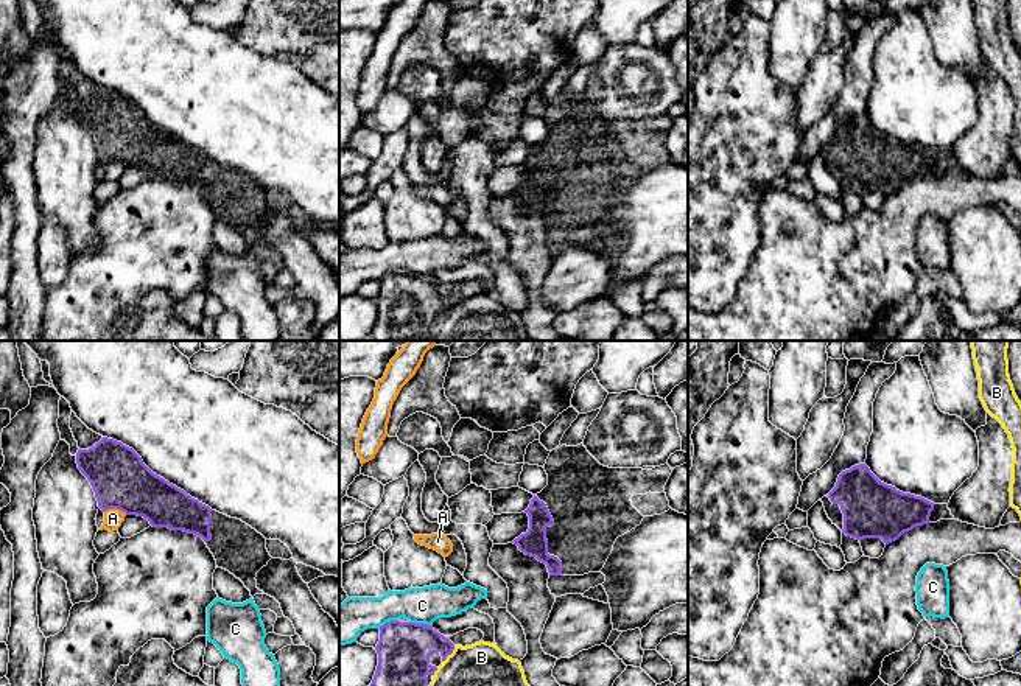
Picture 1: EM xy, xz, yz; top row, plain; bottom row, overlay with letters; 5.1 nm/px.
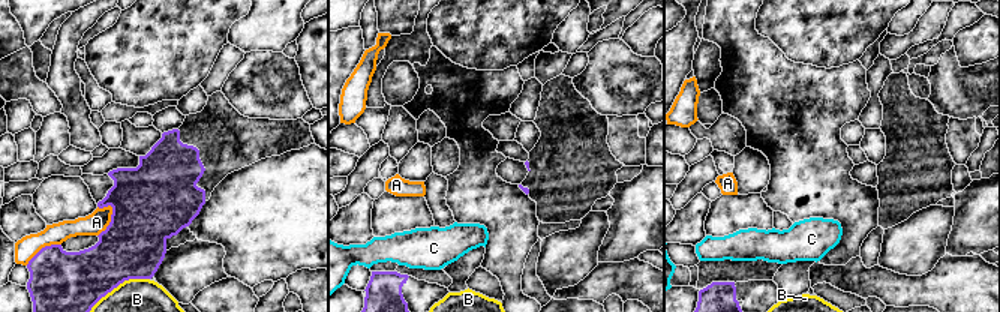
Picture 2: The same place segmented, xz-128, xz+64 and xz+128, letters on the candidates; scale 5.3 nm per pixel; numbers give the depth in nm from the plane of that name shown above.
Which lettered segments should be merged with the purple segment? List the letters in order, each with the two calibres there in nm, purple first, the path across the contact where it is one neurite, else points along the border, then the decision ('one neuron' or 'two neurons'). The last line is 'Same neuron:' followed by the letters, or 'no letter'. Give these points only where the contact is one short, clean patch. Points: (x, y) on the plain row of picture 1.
A: 300 nm thick on the purple side, 100 nm on the other; two neurons
B: 280 nm thick on the purple side, 440 nm on the other; two neurons
C: 280 nm thick on the purple side, 190 nm on the other; two neurons
Same neuron: no letter

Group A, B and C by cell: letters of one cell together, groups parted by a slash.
A / B / C

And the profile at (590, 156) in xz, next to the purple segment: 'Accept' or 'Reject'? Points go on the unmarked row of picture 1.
Accept

